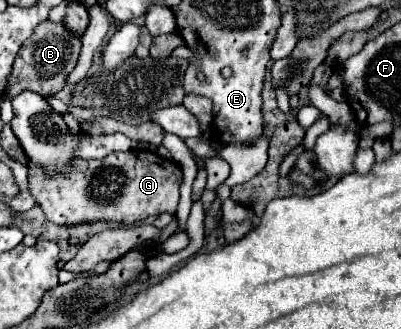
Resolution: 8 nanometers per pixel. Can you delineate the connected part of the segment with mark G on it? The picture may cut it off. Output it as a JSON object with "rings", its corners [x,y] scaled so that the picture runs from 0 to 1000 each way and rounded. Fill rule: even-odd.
{"rings":[[[317,456],[317,462],[282,462],[252,486],[187,486],[167,529],[142,541],[112,541],[92,505],[72,498],[72,578],[82,602],[107,632],[117,669],[132,681],[187,687],[207,675],[302,675],[302,681],[337,681],[362,669],[367,657],[392,657],[401,644],[436,650],[446,620],[446,571],[456,553],[456,523],[426,486],[401,486],[372,456]]]}

